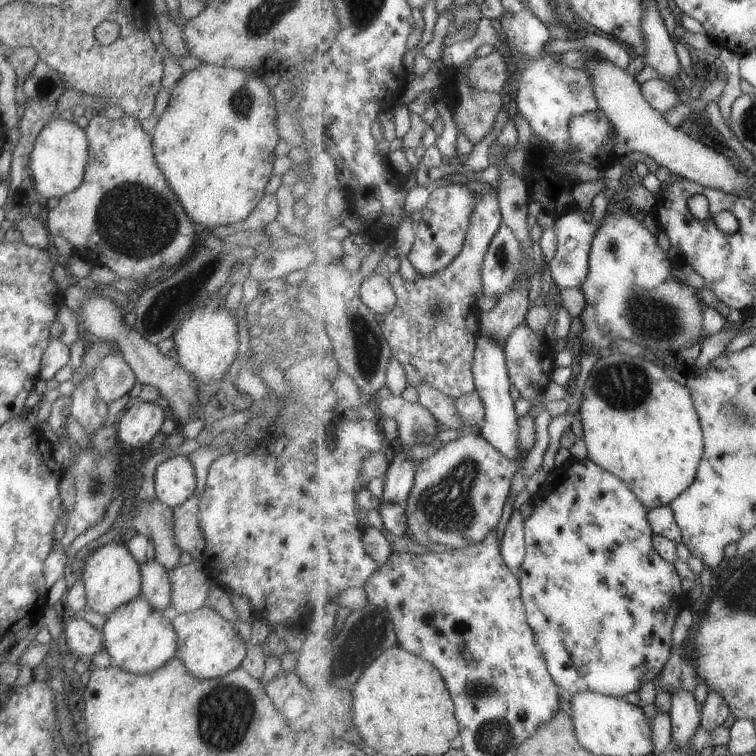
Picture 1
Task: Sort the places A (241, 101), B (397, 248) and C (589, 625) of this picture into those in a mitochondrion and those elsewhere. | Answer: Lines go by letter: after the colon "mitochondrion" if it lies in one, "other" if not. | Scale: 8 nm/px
A: mitochondrion
B: other
C: mitochondrion

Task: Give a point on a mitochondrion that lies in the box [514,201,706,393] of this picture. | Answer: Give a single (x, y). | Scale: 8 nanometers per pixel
(652, 318)

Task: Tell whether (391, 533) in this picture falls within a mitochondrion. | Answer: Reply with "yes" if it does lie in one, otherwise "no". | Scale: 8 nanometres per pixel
no

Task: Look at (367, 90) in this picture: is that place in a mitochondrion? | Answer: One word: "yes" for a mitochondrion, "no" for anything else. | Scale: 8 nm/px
no

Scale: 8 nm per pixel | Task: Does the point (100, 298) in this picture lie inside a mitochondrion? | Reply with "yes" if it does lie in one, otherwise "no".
no

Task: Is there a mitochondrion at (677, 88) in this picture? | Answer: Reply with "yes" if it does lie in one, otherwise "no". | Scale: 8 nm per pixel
no

